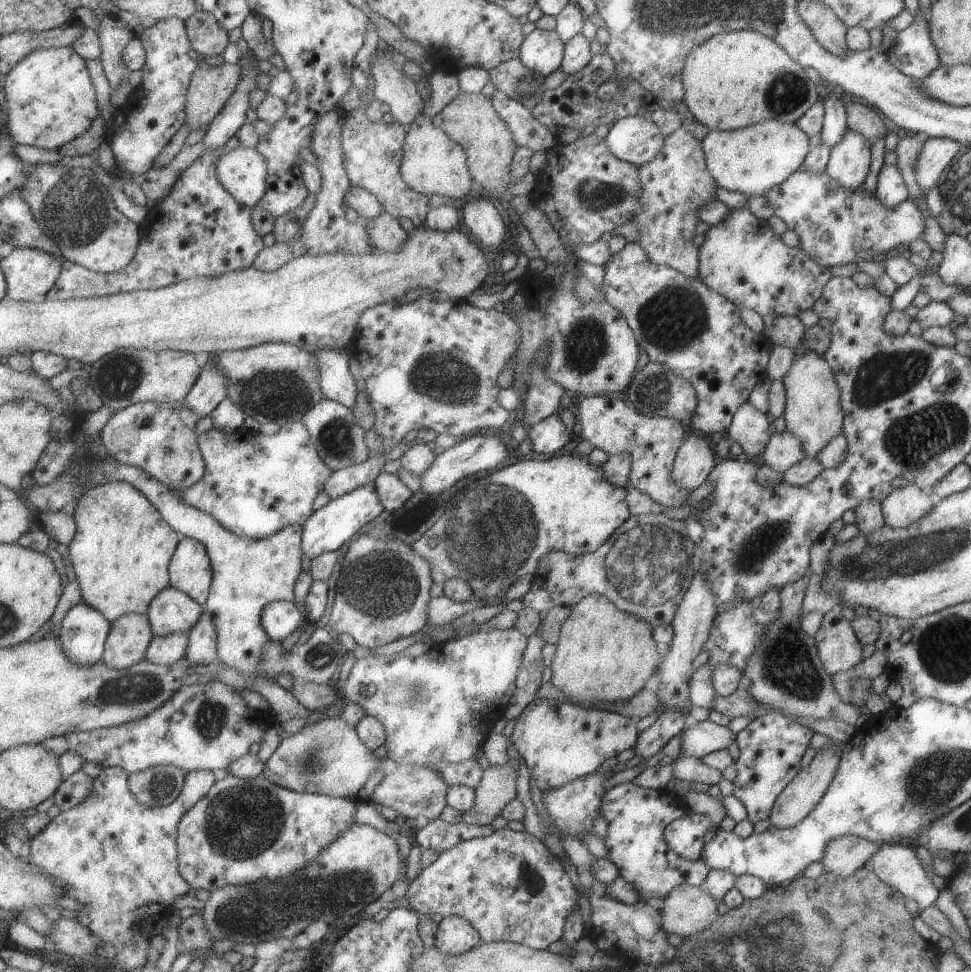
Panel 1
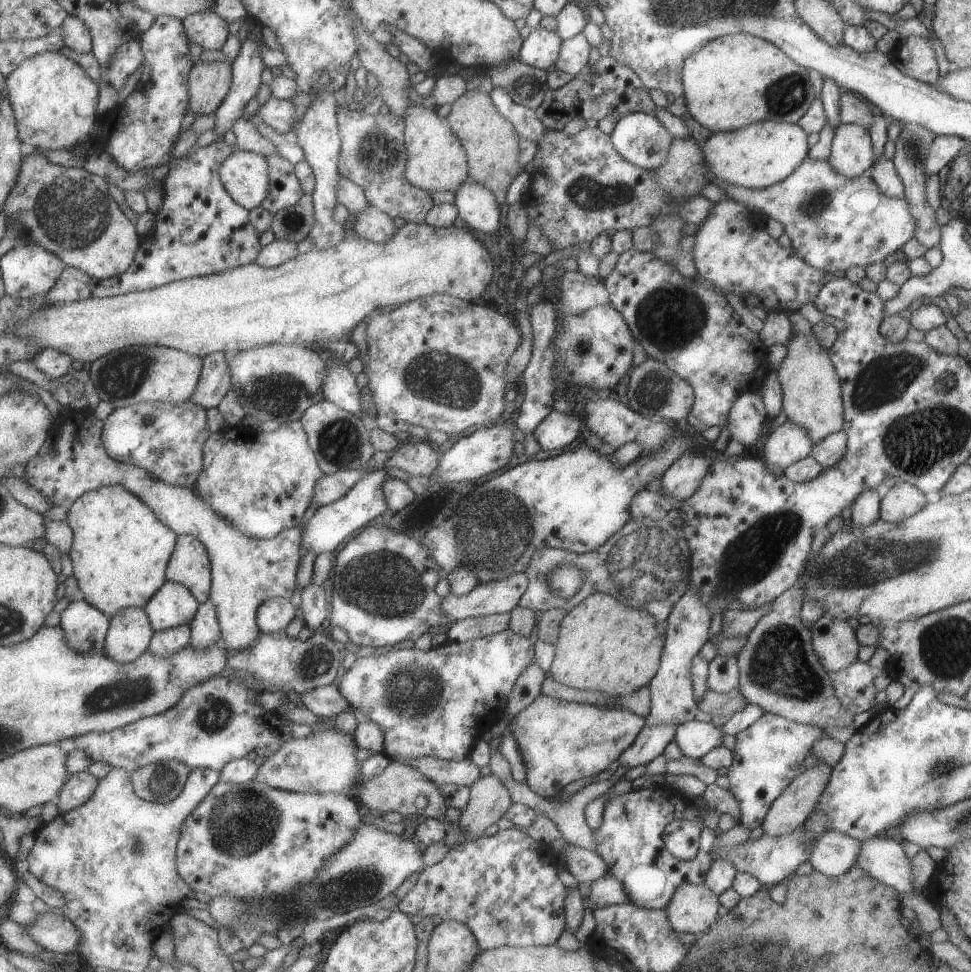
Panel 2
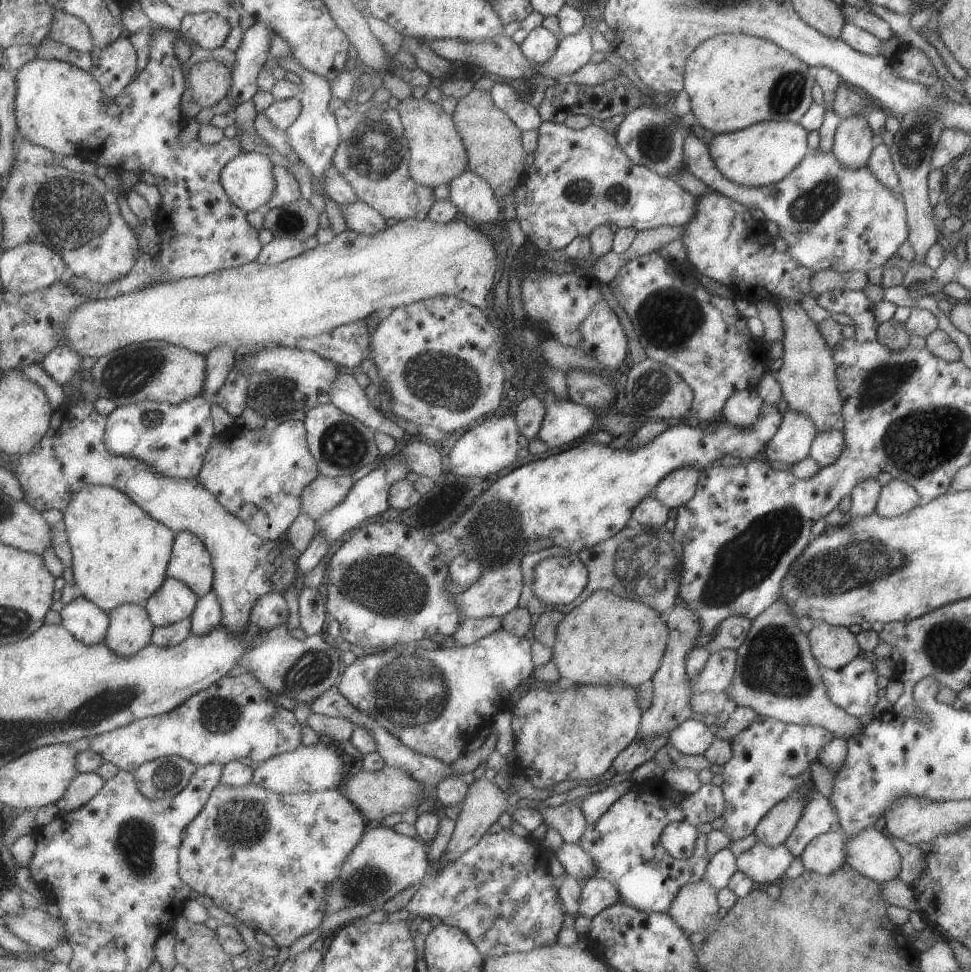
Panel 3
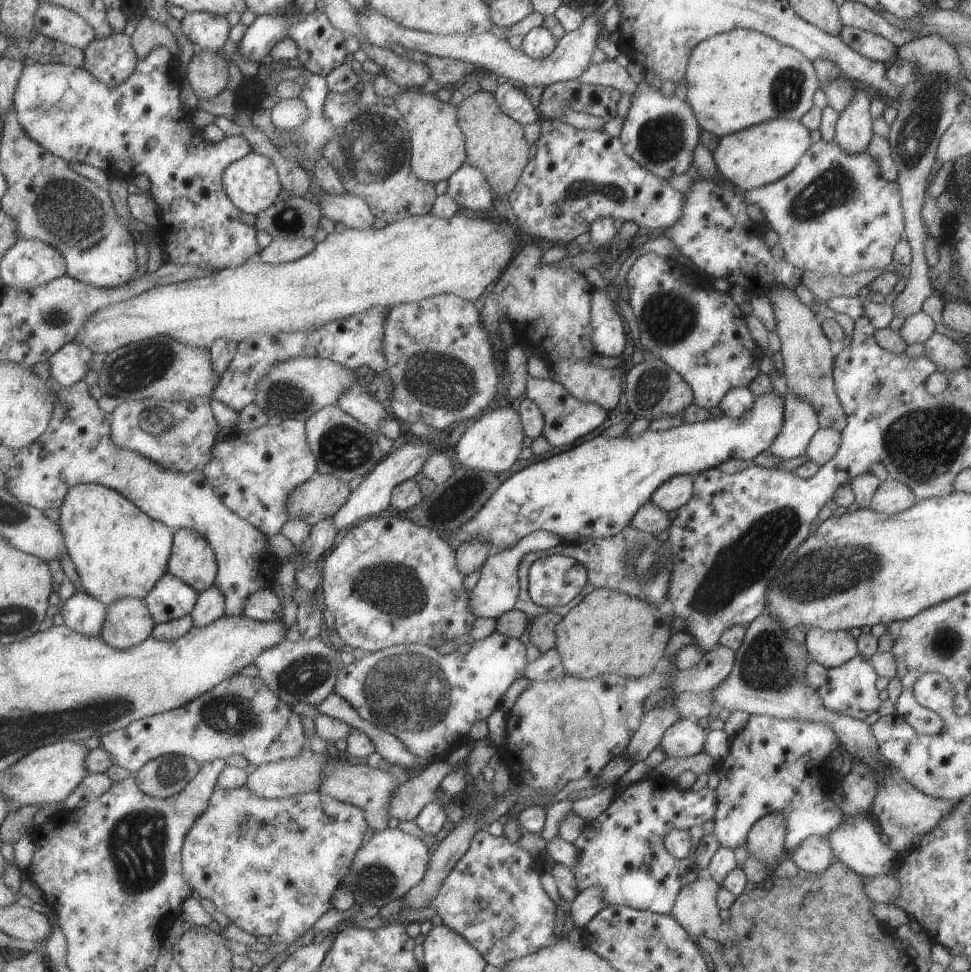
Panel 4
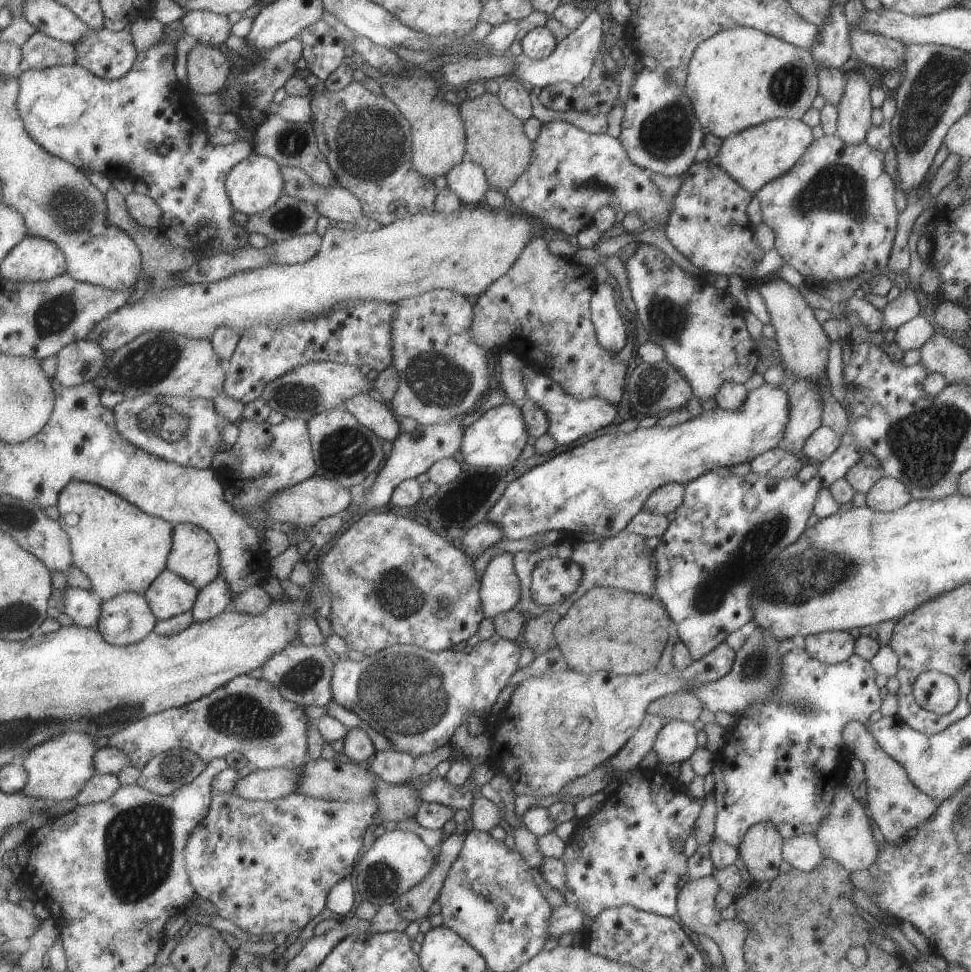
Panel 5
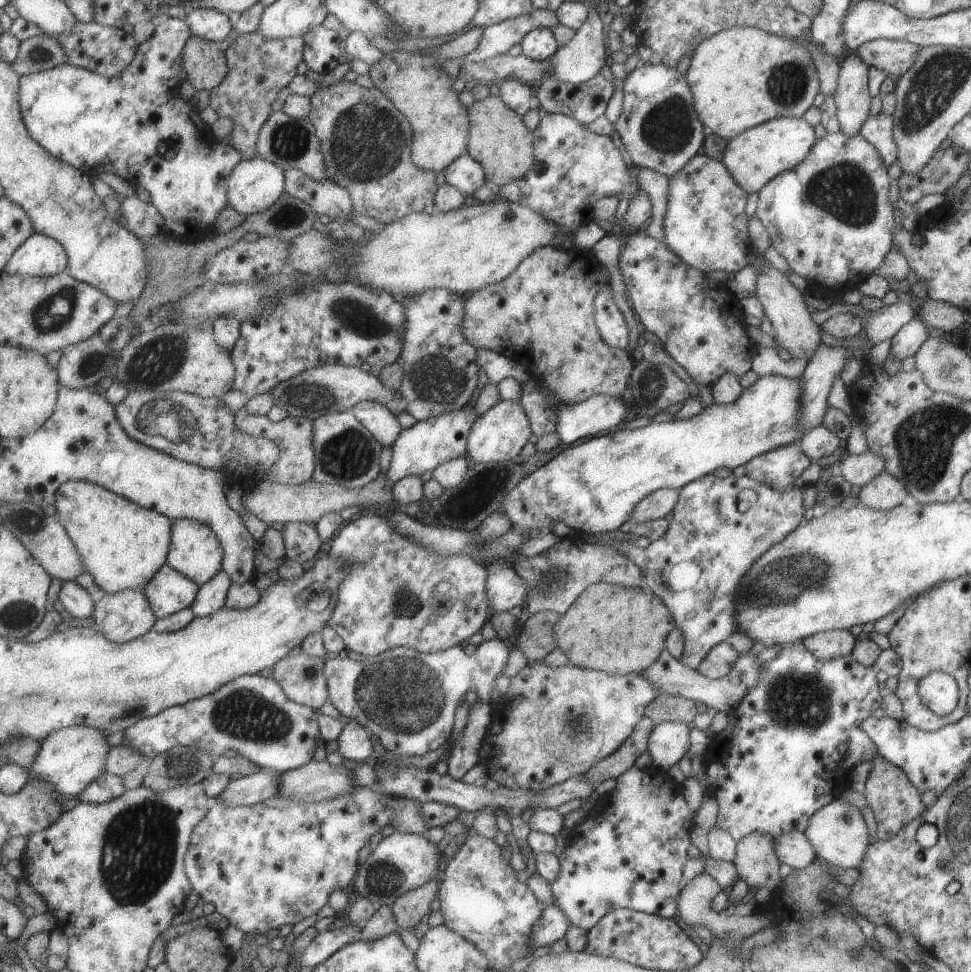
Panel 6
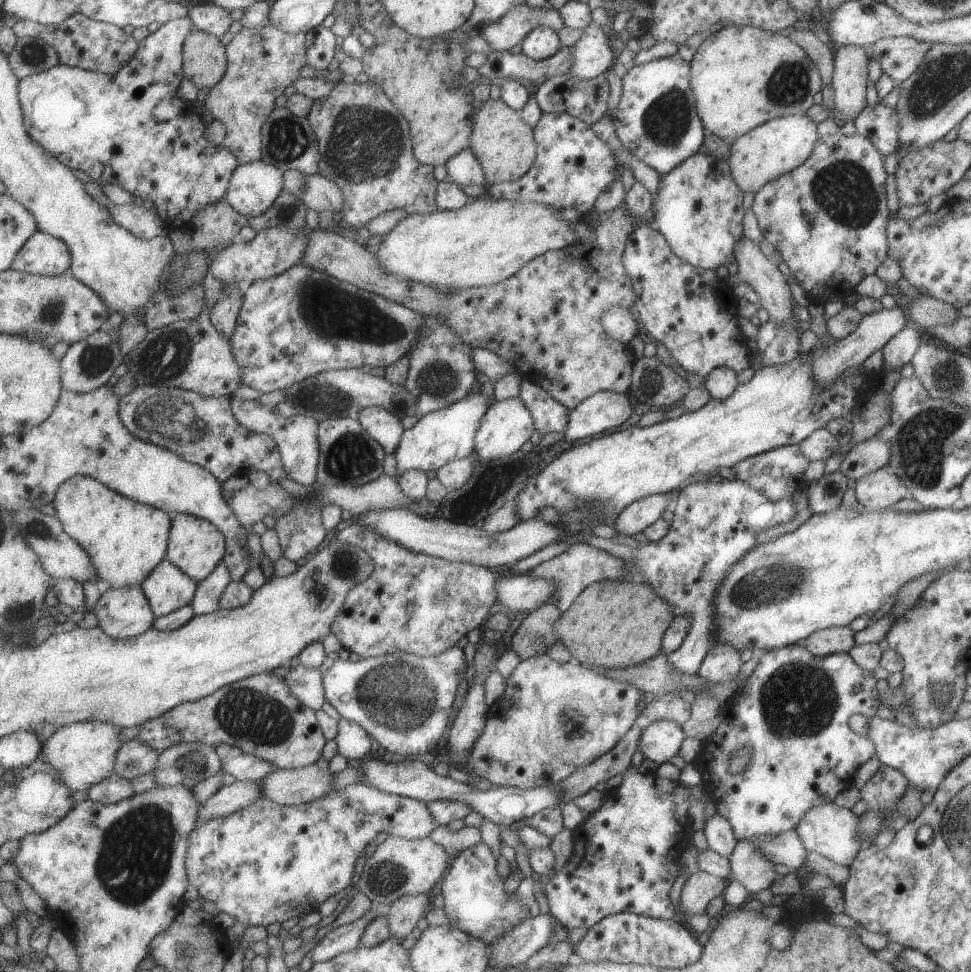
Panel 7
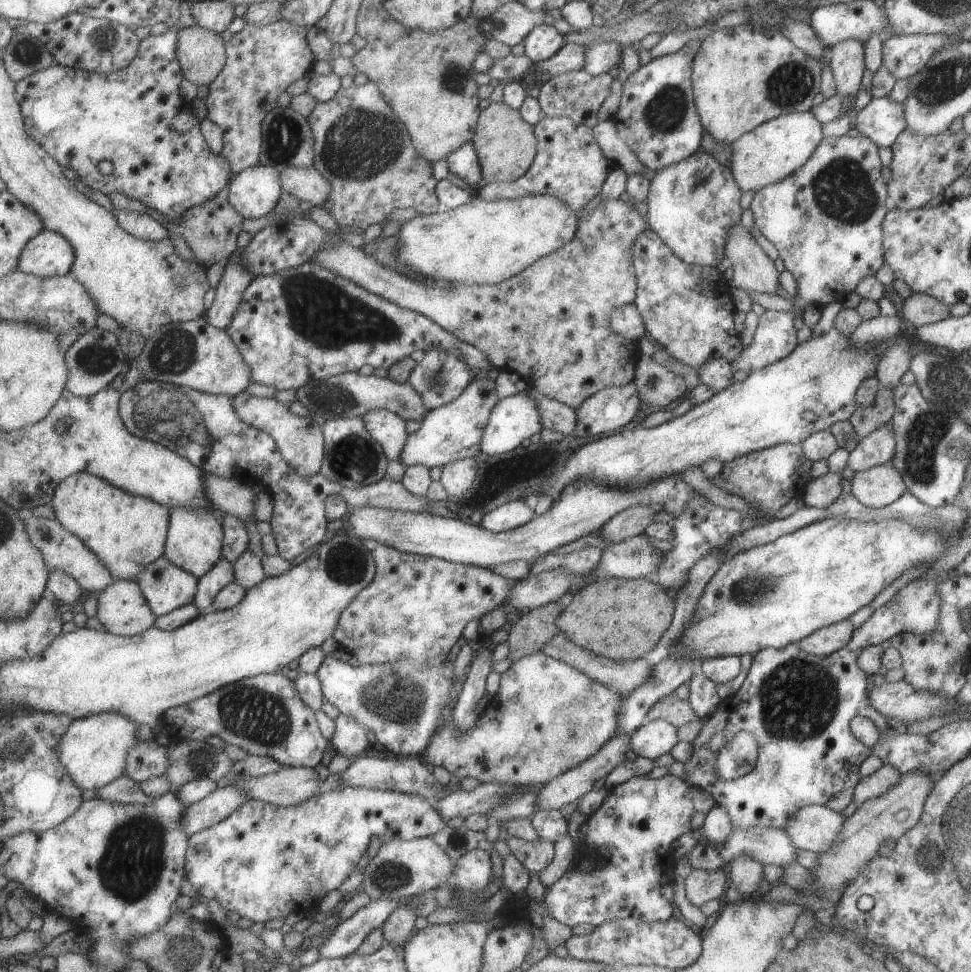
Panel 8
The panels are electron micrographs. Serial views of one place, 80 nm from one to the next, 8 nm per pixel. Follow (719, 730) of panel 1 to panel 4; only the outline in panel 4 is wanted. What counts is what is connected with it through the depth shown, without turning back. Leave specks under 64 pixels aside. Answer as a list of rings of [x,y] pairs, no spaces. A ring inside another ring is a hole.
[[[679,718],[665,729],[659,746],[666,757],[682,759],[693,756],[703,749],[706,732],[695,720]]]

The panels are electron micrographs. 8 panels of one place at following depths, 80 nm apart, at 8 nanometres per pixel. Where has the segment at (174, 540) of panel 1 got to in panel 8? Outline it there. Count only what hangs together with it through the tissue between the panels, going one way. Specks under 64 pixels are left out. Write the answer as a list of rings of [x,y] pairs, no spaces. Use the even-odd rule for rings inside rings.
[[[90,472],[63,479],[55,491],[53,506],[59,522],[97,554],[117,579],[131,580],[166,551],[171,510],[152,498],[117,488]]]

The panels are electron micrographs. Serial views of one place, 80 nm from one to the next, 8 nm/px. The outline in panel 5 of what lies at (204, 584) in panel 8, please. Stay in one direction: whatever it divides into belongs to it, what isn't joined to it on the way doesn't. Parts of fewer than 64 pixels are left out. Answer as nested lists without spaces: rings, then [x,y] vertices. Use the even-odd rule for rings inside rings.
[[[221,574],[199,591],[198,602],[192,610],[194,618],[199,622],[205,622],[218,617],[230,609],[233,600],[231,585],[225,575]]]

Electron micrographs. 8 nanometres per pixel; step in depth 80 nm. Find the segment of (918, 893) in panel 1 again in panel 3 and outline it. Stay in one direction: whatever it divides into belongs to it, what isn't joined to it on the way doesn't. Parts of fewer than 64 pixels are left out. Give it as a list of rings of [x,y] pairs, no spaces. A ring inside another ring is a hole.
[[[865,827],[856,835],[845,835],[844,862],[859,874],[878,883],[898,876],[901,858],[881,827]]]

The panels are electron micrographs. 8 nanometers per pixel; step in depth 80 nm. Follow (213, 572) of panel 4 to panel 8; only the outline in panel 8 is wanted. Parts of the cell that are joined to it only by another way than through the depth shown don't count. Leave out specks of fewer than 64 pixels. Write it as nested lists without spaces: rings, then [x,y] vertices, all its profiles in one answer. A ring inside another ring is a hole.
[[[175,507],[170,516],[164,555],[200,579],[223,558],[224,540],[224,524],[212,508]]]

